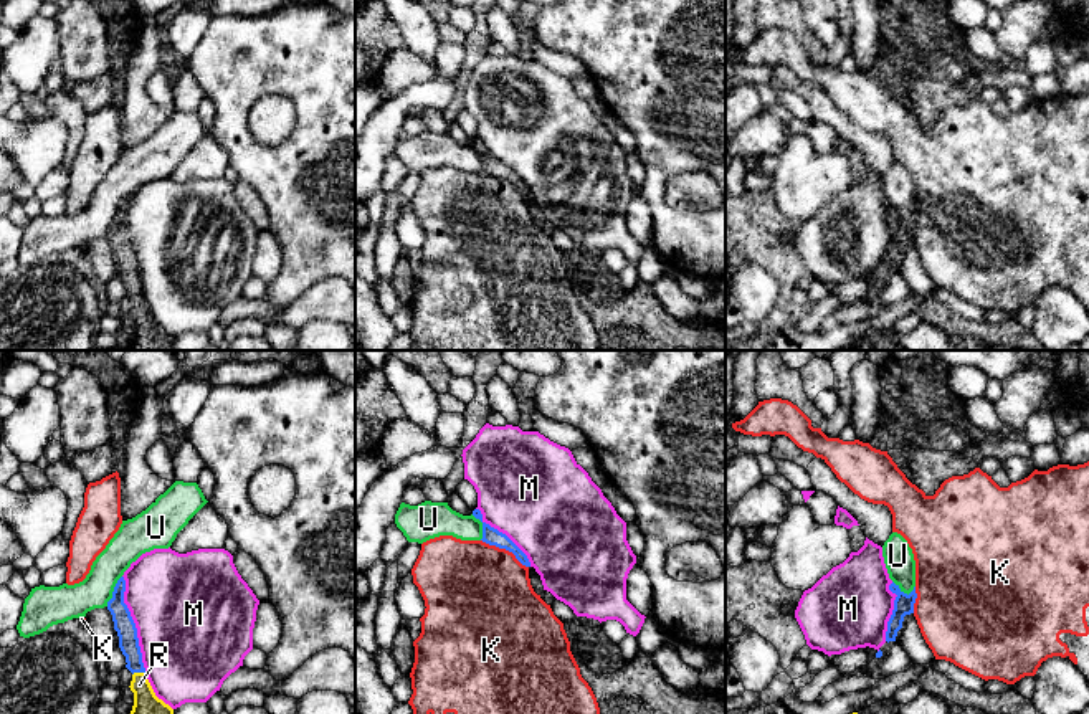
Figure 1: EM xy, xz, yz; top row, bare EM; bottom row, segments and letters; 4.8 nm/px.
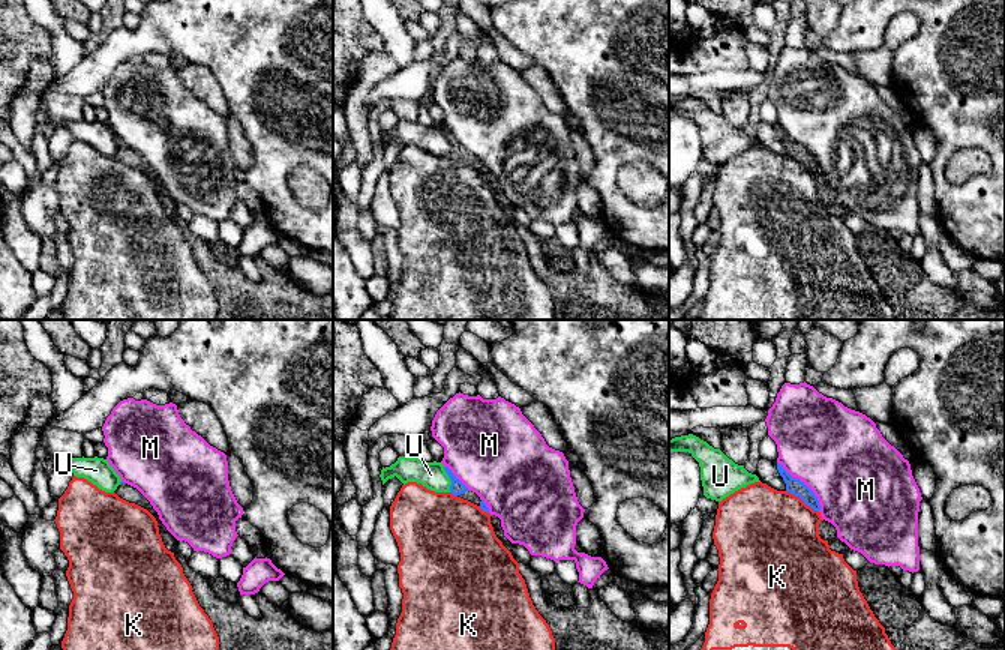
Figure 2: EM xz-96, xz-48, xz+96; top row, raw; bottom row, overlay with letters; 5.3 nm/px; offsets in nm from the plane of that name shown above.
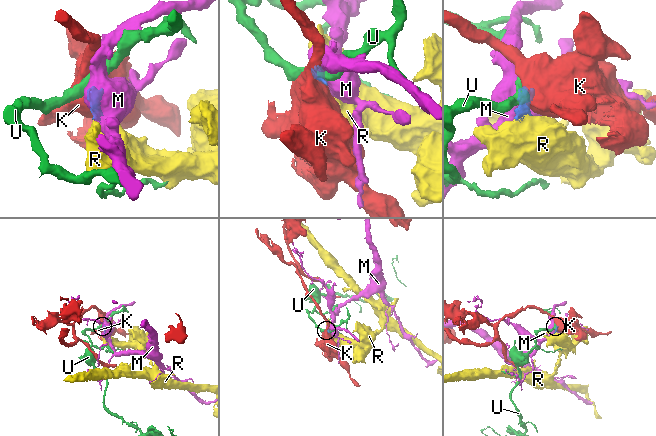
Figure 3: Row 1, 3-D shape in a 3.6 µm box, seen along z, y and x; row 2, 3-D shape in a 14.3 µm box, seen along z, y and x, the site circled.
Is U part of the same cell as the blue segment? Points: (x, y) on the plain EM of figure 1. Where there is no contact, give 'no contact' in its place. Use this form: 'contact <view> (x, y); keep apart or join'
contact xy (114, 220); keep apart

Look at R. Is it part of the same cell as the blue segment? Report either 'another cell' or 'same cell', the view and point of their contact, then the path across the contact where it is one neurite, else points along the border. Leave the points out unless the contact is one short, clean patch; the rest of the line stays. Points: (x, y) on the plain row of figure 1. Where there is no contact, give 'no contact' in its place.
same cell; contact xy (139, 301); way xy (124, 255), (134, 295), (139, 301), (139, 314), (151, 349)

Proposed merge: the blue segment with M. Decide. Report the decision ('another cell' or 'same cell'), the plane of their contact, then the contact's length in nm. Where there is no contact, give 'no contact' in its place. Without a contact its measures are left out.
another cell; contact in xy; length 500 nm

